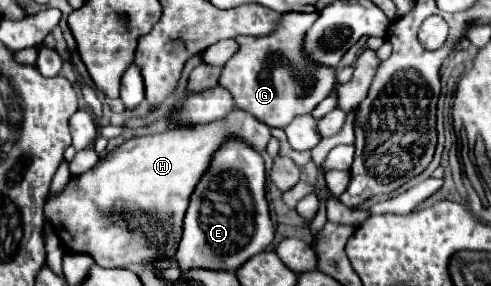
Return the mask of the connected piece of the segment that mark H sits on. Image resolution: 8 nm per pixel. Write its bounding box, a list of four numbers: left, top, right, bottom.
[45,109,271,267]

